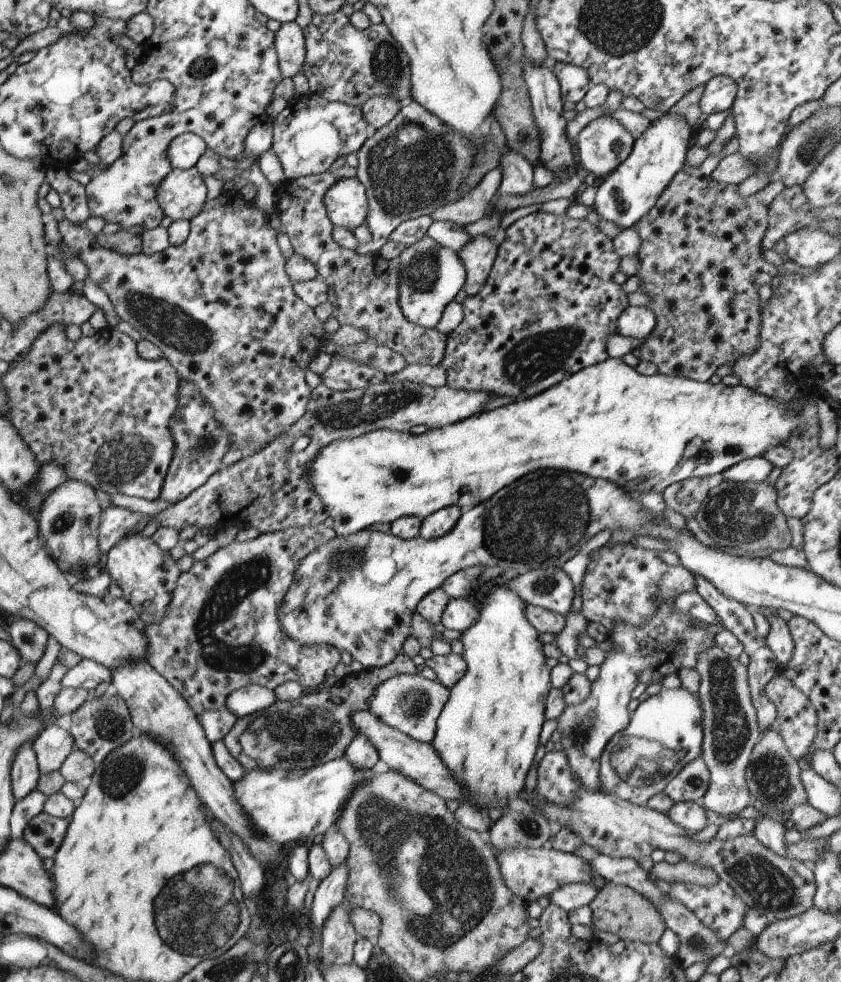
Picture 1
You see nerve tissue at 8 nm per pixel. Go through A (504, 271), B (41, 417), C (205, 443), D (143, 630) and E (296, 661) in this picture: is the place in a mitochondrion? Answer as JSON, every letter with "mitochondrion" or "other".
{"A":"other","B":"other","C":"mitochondrion","D":"other","E":"other"}

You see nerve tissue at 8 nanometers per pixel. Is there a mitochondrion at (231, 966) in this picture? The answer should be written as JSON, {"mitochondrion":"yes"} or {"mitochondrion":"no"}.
{"mitochondrion":"yes"}

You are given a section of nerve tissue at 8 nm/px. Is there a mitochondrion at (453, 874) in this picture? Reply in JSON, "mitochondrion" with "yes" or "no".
{"mitochondrion":"yes"}

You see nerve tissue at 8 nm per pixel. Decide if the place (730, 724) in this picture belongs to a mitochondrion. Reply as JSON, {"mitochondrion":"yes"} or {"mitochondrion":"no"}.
{"mitochondrion":"yes"}

